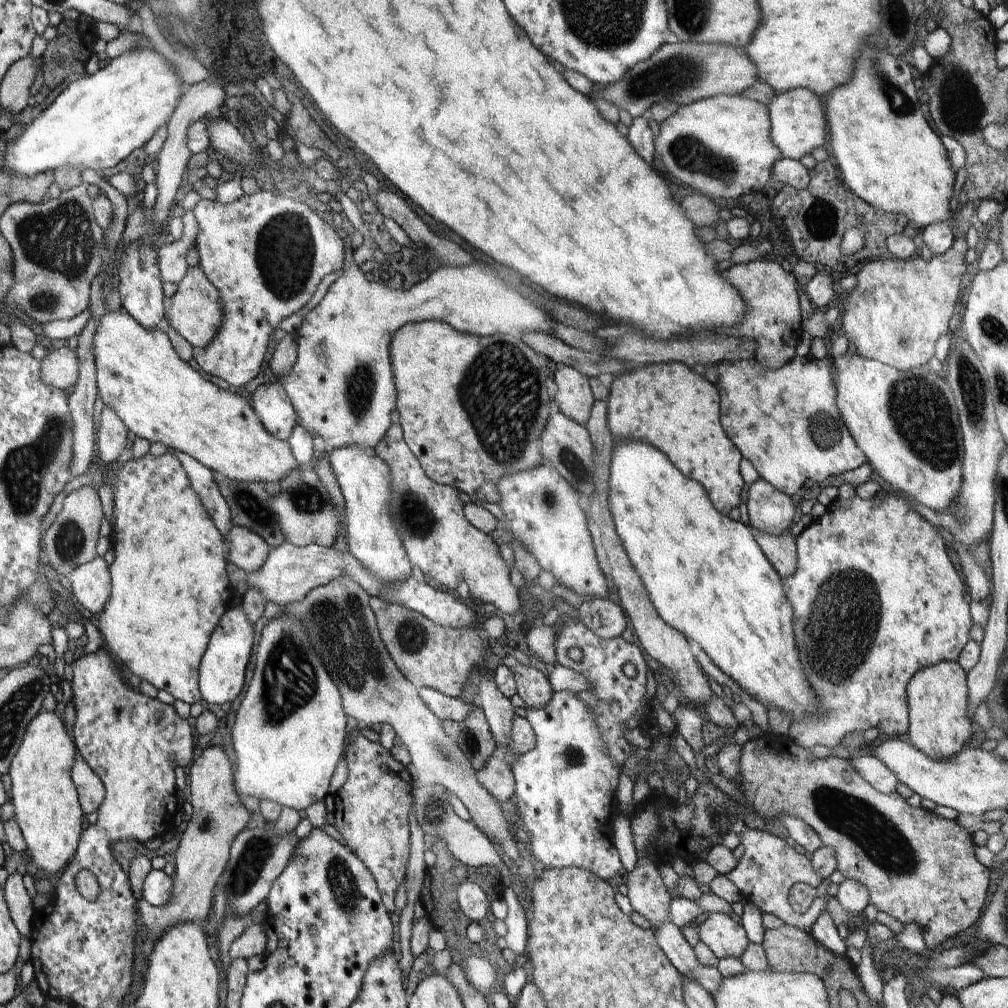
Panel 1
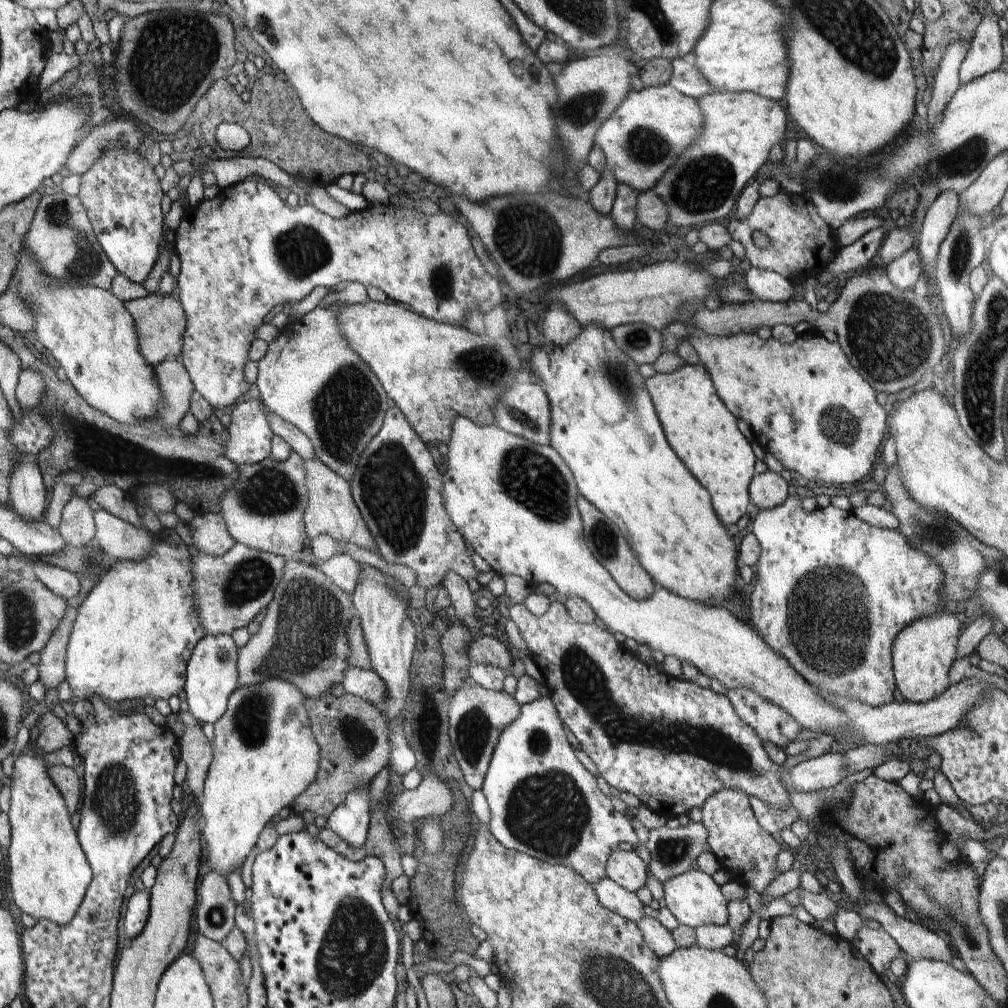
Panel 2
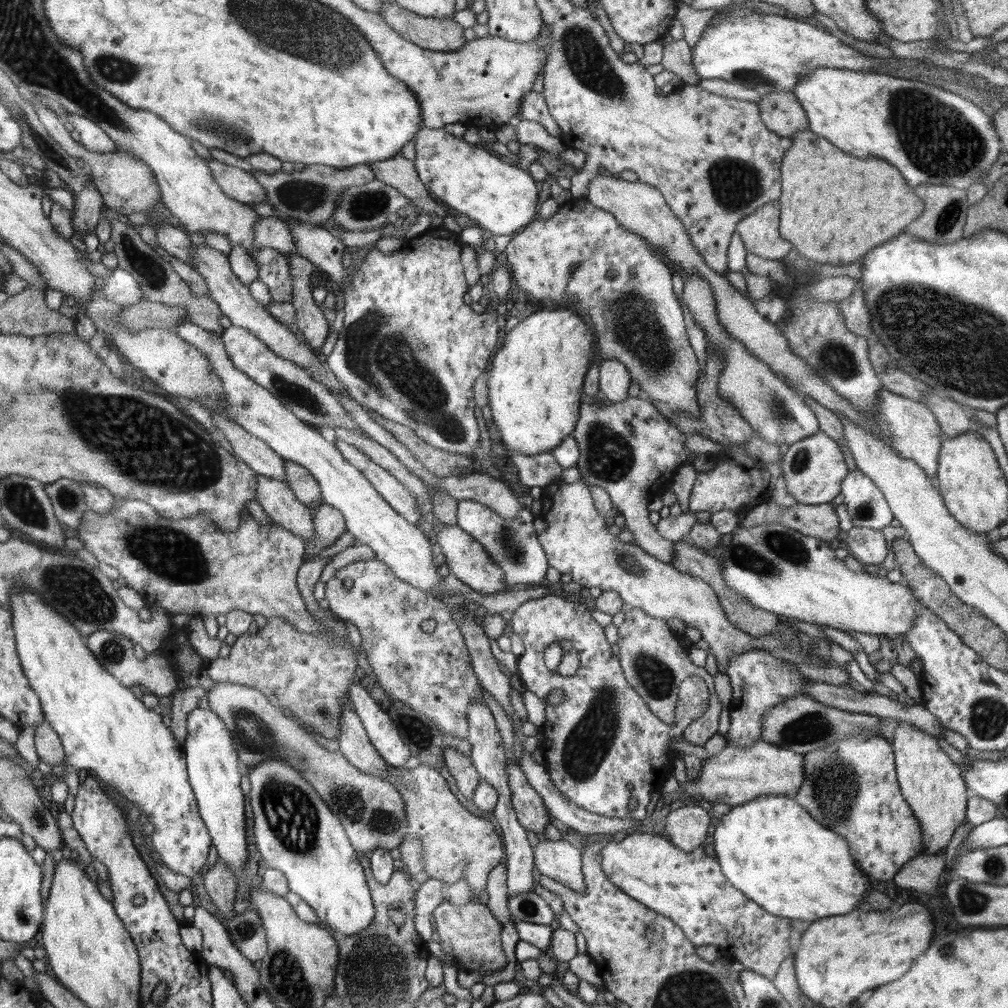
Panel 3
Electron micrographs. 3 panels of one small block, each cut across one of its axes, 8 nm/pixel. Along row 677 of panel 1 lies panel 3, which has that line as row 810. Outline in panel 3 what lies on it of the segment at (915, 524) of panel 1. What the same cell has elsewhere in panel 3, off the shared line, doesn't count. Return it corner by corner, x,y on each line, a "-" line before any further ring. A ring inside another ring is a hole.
882,735
844,737
827,748
806,753
802,762
806,773
800,789
796,791
795,801
806,809
816,822
826,826
828,830
834,830
848,842
850,856
866,877
870,876
880,882
894,879
906,862
924,853
920,821
902,796
897,781
893,748

